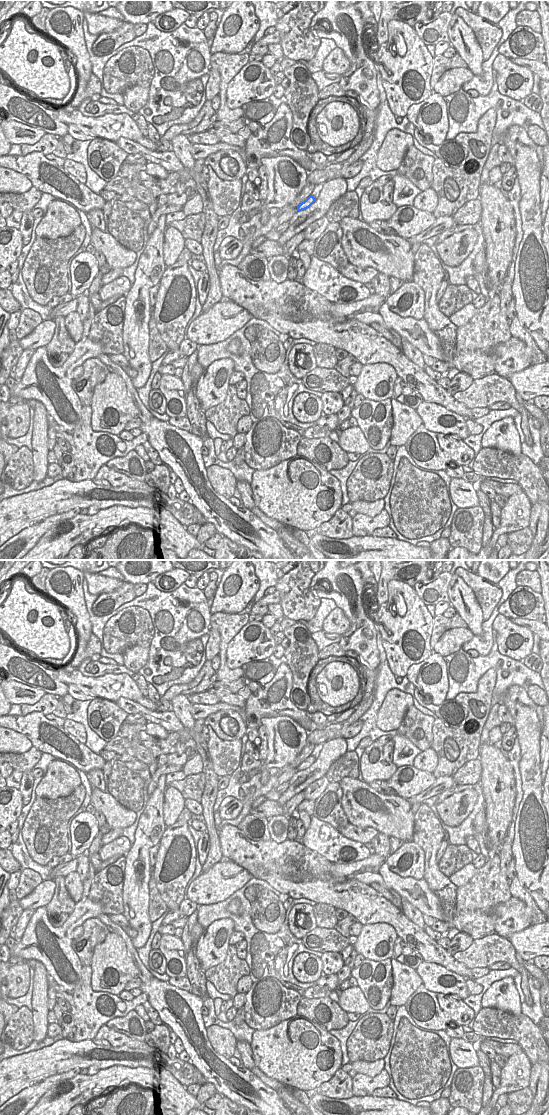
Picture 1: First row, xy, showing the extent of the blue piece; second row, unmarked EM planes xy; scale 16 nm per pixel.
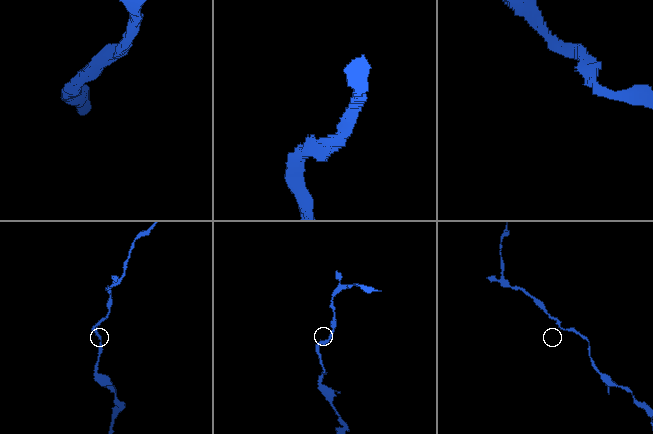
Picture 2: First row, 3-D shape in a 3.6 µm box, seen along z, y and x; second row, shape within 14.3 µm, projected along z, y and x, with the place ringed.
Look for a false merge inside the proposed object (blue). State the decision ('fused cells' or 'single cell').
single cell

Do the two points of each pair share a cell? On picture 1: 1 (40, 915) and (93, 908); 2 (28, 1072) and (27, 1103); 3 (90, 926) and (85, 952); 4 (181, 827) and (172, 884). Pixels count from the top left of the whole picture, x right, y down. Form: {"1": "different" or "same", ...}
{"1": "same", "2": "different", "3": "same", "4": "same"}

